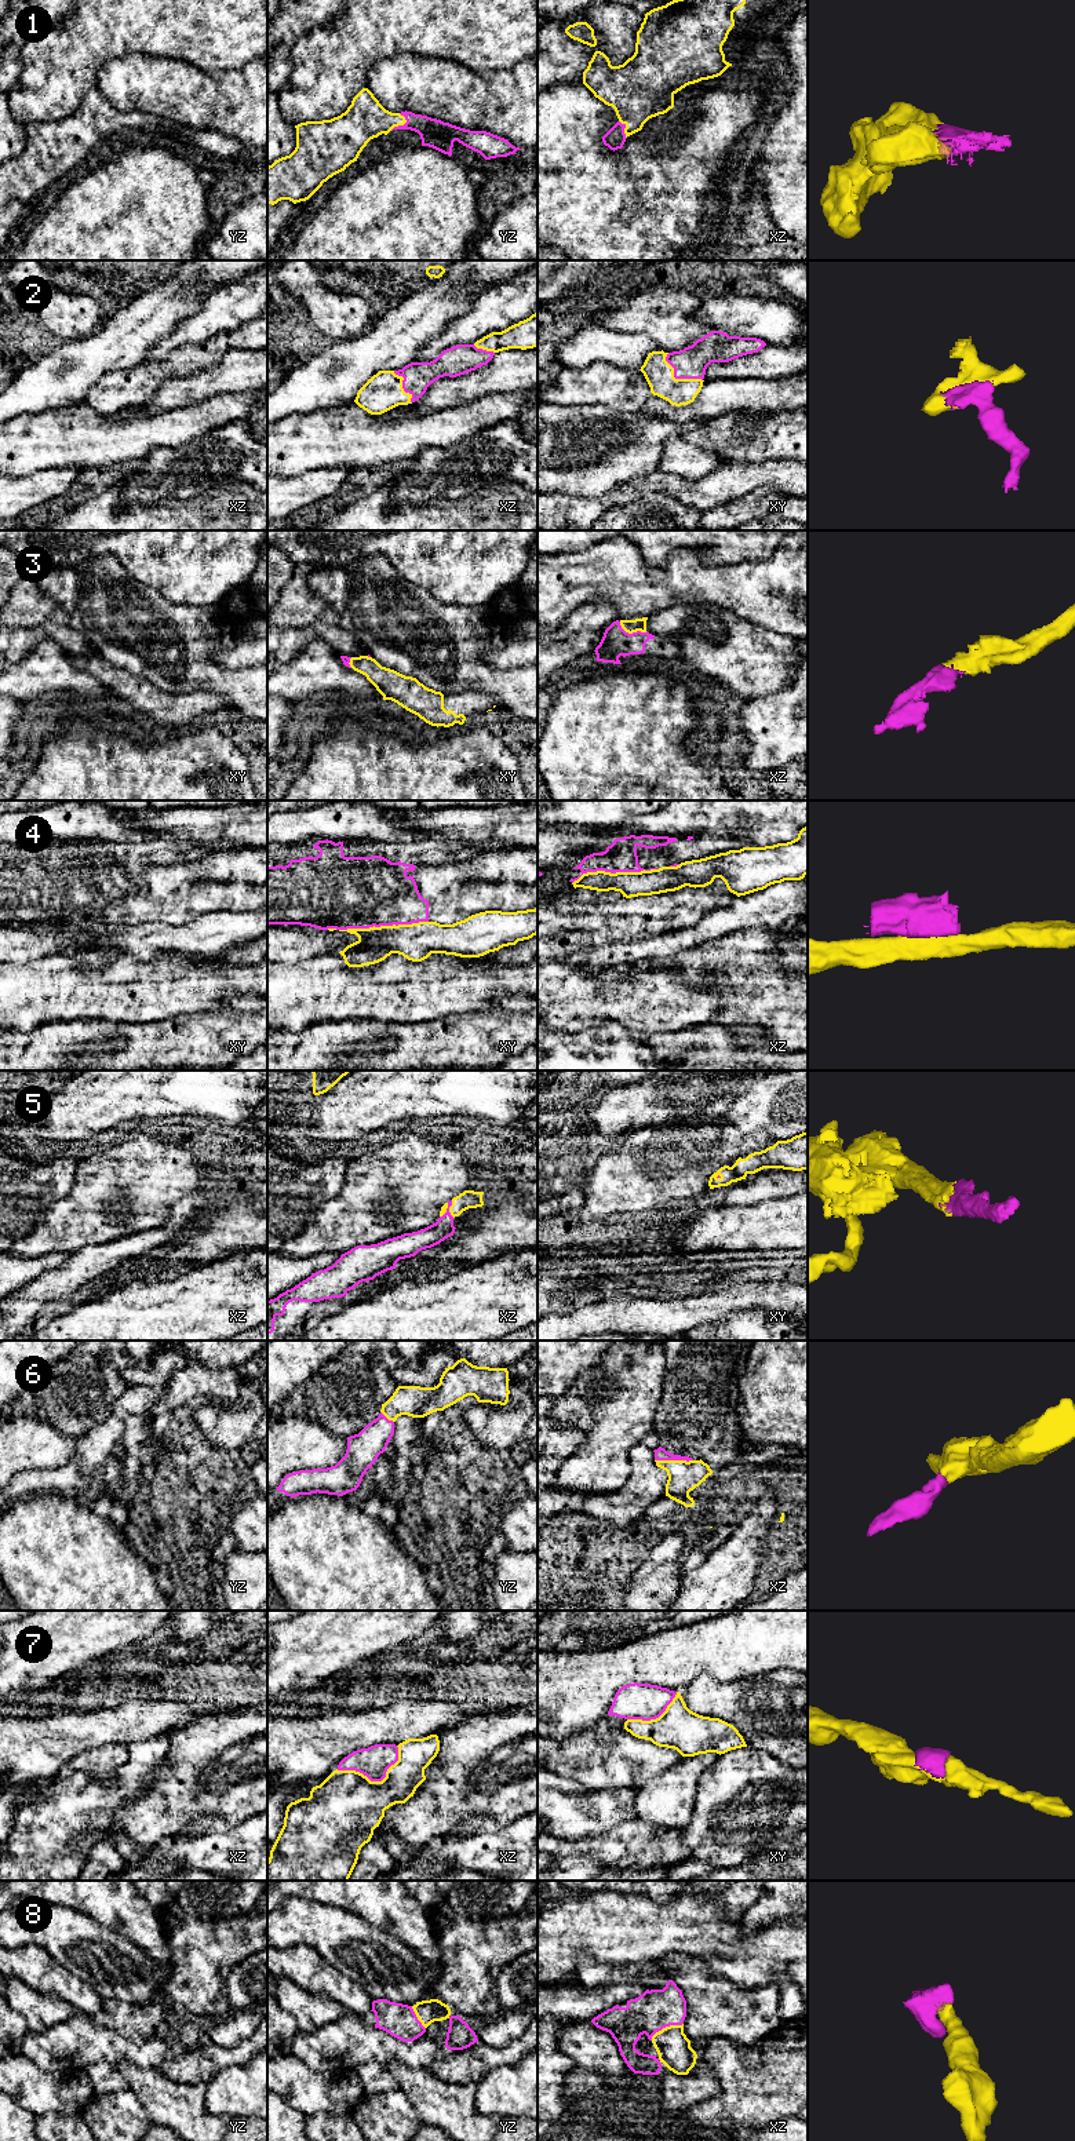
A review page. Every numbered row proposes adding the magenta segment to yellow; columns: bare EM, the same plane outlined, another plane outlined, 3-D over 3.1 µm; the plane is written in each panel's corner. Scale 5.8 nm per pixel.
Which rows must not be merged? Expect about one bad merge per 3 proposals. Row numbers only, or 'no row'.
4, 7

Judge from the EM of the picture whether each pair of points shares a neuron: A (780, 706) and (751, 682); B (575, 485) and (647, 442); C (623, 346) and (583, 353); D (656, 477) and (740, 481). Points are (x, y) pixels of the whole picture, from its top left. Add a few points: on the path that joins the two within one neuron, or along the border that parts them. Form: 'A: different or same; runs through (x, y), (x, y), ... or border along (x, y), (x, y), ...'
A: different; border along (793, 681), (776, 692), (751, 699)
B: same; runs through (593, 467), (629, 448)
C: same; runs through (613, 346), (593, 346)
D: same; runs through (677, 488), (720, 487)

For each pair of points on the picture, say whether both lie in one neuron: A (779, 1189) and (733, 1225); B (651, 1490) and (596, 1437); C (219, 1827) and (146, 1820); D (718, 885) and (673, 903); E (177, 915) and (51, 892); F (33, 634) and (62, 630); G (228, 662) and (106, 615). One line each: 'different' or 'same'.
A: different
B: different
C: different
D: different
E: same
F: same
G: different

